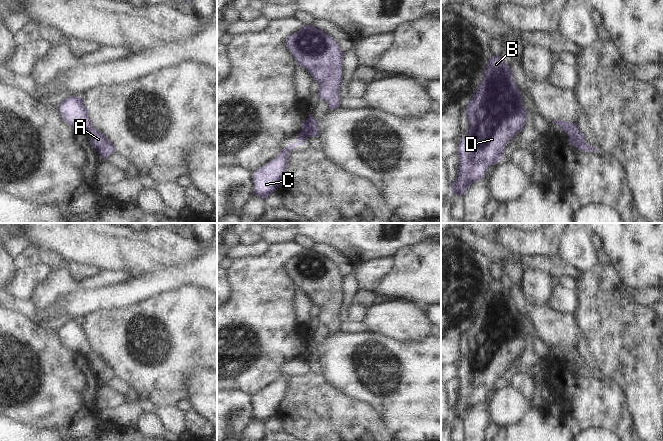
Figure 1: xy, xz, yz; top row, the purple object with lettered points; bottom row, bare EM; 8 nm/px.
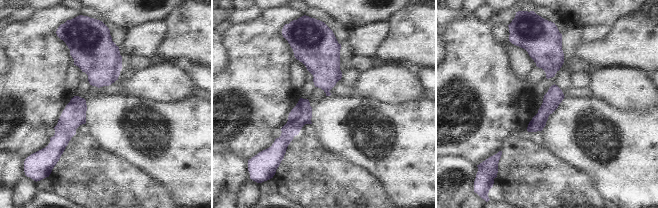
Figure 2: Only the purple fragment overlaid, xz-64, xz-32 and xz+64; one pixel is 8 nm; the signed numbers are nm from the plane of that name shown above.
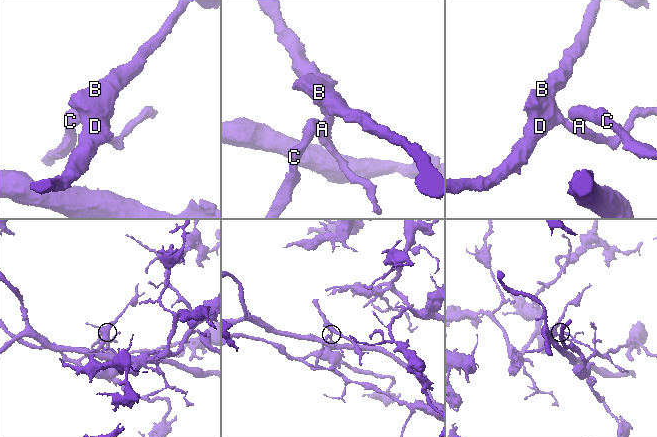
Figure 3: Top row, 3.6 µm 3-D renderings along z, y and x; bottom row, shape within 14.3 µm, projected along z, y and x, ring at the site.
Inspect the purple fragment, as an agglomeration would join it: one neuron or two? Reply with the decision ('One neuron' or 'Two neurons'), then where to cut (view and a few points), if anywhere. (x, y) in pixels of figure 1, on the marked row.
Two neurons. Split along xz (316, 125), (308, 136).

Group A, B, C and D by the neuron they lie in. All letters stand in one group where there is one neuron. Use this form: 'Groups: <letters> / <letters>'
Groups: A B D / C.

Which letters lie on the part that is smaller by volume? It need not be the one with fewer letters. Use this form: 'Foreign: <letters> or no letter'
Foreign: A, B, D

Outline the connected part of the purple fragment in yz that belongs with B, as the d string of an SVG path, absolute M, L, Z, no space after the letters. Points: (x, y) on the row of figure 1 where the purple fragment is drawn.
M492 56L483 79L466 110L470 122L468 134L459 142L459 173L451 186L452 193L463 197L464 192L485 177L489 166L504 159L507 143L522 131L527 122L527 110L522 92L517 86L510 65L501 56Z

